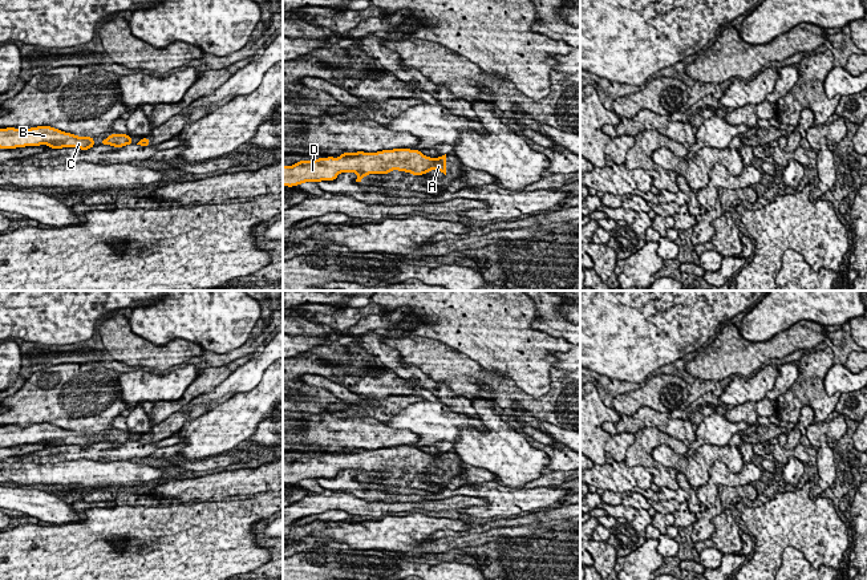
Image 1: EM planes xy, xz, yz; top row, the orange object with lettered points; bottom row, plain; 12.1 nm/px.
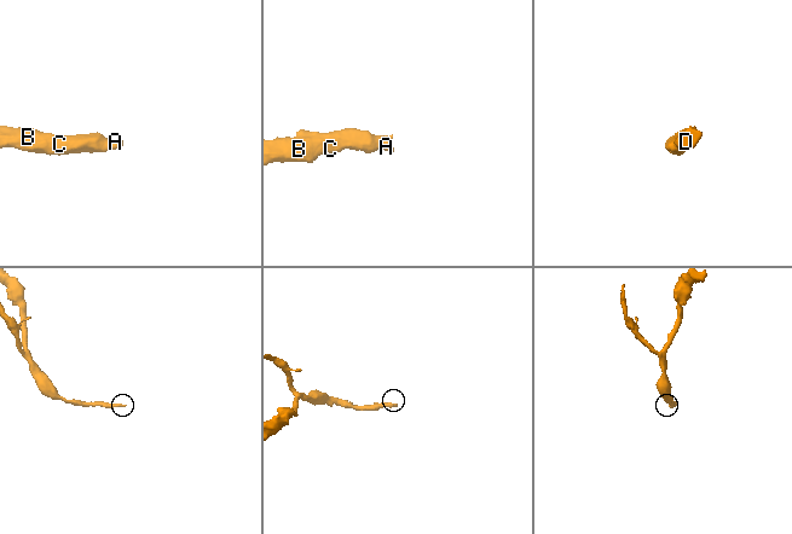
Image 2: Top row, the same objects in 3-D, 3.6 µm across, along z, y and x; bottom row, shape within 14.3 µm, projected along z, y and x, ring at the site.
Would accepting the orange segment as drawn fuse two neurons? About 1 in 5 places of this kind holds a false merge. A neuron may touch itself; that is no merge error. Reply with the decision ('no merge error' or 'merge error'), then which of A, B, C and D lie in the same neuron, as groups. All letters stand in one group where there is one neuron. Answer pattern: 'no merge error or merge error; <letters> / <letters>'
no merge error; A B C D

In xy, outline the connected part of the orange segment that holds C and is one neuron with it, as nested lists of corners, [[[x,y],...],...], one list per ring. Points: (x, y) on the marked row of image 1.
[[[37,126],[27,130],[15,127],[0,129],[0,149],[46,145],[53,150],[77,147],[89,150],[94,145],[93,137],[78,137],[50,126]]]

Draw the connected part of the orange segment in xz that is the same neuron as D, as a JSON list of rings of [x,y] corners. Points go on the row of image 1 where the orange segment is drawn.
[[[393,149],[382,150],[377,153],[344,153],[339,158],[317,158],[316,161],[304,161],[292,165],[283,166],[283,186],[293,187],[305,182],[321,182],[321,181],[335,181],[341,173],[355,173],[358,175],[356,182],[361,182],[365,175],[369,174],[389,174],[392,170],[410,173],[416,177],[428,174],[430,170],[441,171],[446,175],[446,154],[438,158],[430,158],[424,155],[418,149]]]

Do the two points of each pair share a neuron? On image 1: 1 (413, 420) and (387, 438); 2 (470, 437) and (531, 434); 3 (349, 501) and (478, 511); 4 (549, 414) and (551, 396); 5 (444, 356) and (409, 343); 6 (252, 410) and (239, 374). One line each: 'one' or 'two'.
1: two
2: two
3: two
4: one
5: one
6: two

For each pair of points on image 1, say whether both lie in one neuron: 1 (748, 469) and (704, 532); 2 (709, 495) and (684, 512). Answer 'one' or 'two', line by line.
1: one
2: two

